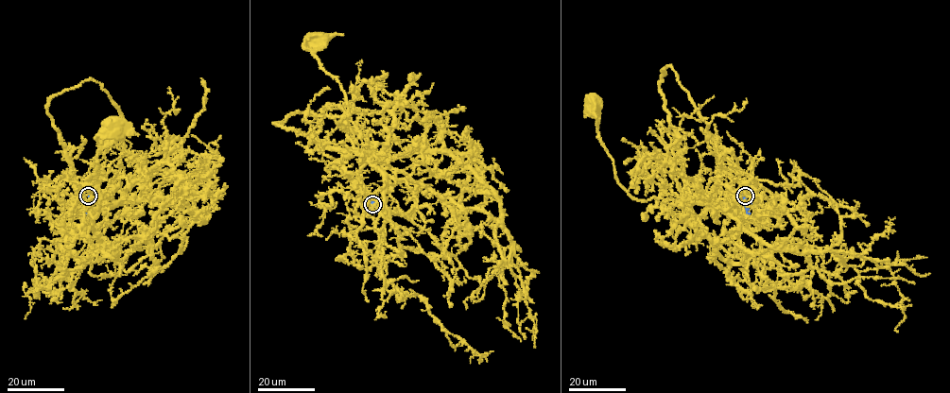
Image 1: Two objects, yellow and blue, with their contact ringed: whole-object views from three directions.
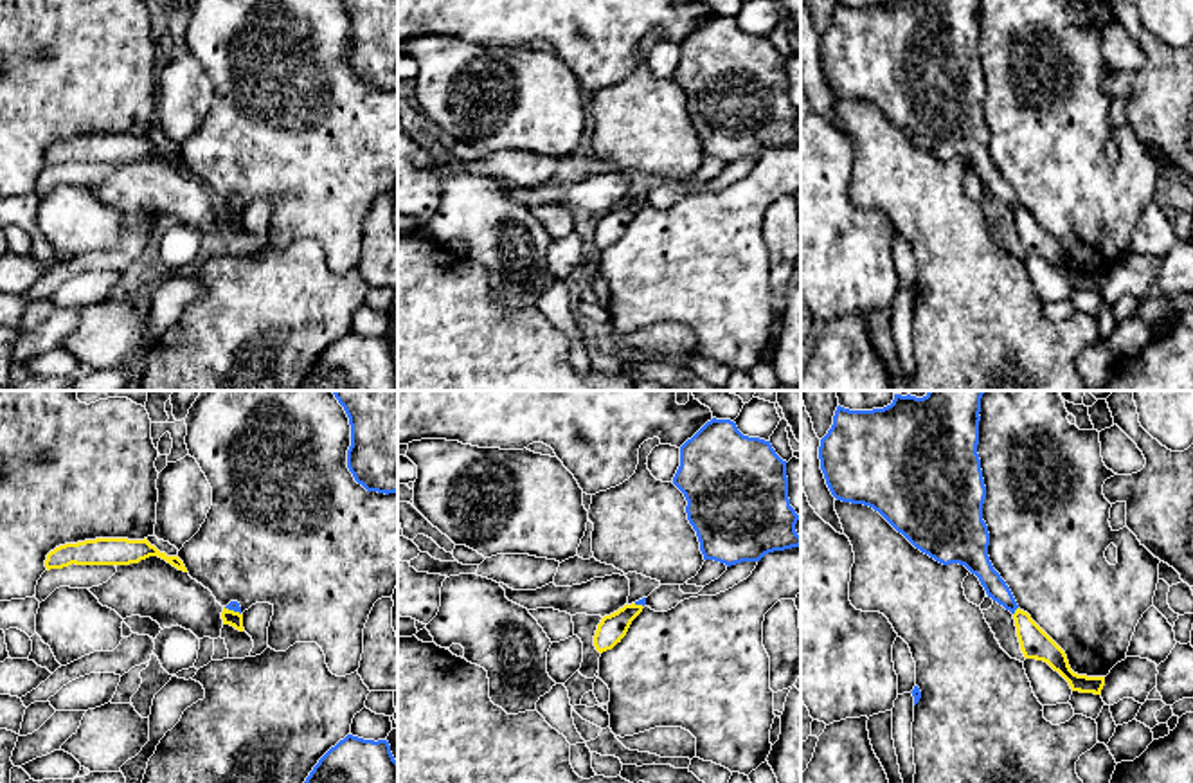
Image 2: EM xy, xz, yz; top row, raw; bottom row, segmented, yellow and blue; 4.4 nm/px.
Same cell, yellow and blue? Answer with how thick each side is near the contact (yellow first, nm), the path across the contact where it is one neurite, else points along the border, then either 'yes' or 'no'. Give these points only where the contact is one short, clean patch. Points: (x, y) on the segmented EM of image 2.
140 nm thick on the yellow side, 100 nm on the other; border along yz (1017, 607), (1013, 614); no

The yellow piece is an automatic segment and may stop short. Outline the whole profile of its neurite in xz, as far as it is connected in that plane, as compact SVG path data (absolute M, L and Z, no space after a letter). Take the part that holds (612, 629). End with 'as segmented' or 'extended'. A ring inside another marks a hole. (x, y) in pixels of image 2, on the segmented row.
M624 605L617 612L605 616L597 625L594 646L599 653L612 650L626 635L632 621L642 612L642 605Z | as segmented

